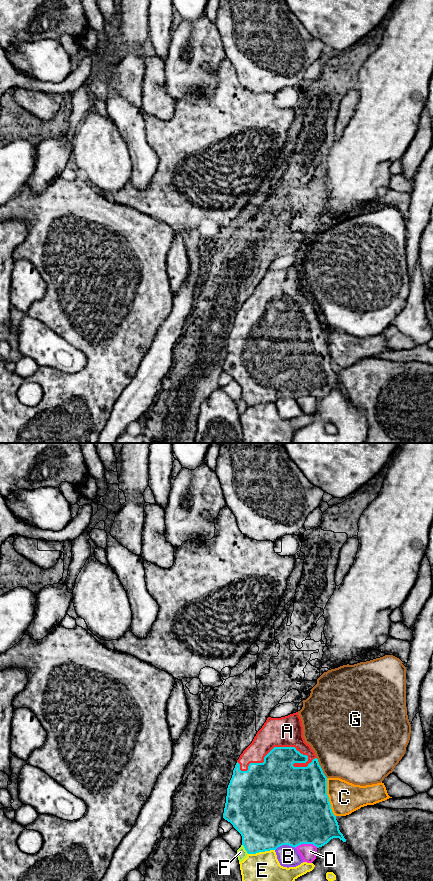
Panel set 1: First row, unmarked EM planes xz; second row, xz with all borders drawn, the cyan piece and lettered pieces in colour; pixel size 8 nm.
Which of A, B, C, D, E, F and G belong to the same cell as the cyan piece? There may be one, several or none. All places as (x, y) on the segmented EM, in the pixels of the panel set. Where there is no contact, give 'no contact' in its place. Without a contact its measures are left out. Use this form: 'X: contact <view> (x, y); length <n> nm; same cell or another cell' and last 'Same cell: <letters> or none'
A: contact xz (288, 747); length 650 nm; same cell
B: contact xz (285, 844); length 170 nm; another cell
C: contact xz (328, 797); length 320 nm; another cell
D: contact xz (306, 843); length 180 nm; another cell
E: contact xz (261, 851); length 220 nm; another cell
F: contact xz (245, 849); length 90 nm; another cell
G: contact xz (321, 768); length 180 nm; another cell
Same cell: A

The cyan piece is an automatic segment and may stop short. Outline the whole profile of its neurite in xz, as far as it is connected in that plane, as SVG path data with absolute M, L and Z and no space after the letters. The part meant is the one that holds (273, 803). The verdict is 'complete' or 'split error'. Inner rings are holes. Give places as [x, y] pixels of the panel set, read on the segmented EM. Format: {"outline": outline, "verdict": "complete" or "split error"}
{"outline": "M298 712L281 718L268 717L252 743L240 755L227 788L223 818L242 836L248 854L276 850L282 845L297 847L313 844L324 846L333 838L346 842L339 830L327 795L327 777L315 752L303 737L303 726Z", "verdict": "split error"}

